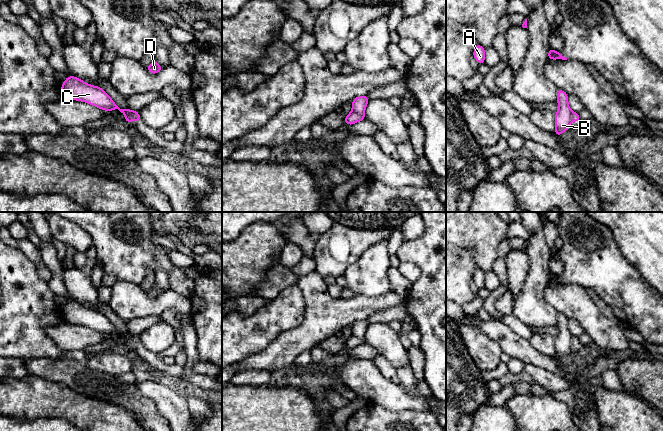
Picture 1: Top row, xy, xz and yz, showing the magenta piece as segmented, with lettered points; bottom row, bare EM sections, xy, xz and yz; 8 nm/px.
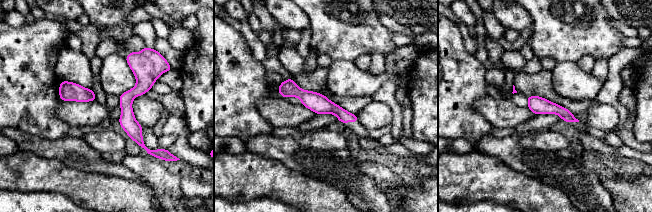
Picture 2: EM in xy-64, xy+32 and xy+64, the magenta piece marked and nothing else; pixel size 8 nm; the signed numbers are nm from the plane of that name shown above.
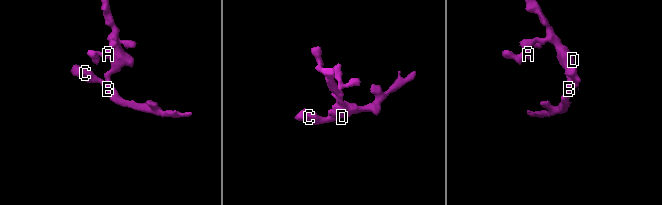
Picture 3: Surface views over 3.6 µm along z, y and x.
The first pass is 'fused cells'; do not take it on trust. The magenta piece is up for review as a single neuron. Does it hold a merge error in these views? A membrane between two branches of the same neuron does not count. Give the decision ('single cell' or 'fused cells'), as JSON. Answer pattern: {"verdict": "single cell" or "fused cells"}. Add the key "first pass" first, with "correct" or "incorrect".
{"first pass": "correct", "verdict": "fused cells"}

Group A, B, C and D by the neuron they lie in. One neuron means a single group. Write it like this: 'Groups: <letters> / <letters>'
Groups: A B D / C

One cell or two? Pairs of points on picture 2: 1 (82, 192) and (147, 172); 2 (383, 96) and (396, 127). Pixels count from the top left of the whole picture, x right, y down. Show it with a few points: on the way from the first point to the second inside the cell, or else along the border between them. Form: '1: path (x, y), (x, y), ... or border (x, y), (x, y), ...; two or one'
1: border (143, 179), (158, 197); two
2: path (391, 103), (396, 108), (396, 119); one

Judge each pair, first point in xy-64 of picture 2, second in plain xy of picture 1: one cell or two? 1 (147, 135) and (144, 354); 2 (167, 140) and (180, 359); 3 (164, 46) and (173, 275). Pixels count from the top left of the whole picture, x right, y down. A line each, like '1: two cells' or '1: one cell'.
1: one cell
2: one cell
3: one cell

